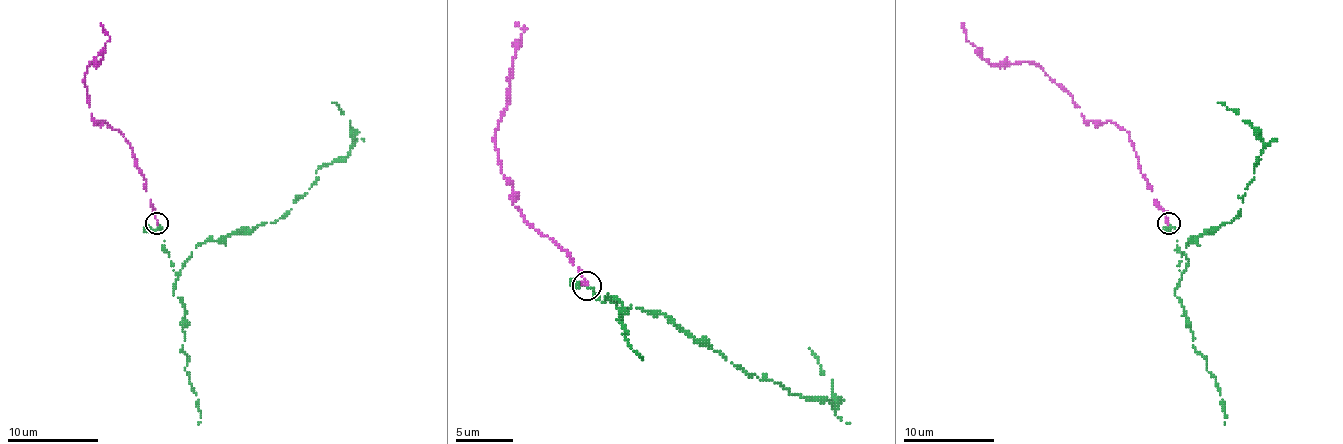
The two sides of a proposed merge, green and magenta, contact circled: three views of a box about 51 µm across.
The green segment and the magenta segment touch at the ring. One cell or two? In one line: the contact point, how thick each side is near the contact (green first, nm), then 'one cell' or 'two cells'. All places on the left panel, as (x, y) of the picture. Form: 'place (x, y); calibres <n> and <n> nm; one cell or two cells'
place (157, 223); calibres 170 and 180 nm; one cell

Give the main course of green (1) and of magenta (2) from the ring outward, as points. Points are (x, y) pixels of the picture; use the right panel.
1: (1168, 222), (1177, 231), (1181, 272), (1190, 240), (1238, 216), (1263, 143), (1238, 114), (1218, 102)
2: (1168, 222), (1125, 129), (1082, 116), (1068, 93), (1027, 61), (989, 64), (966, 39), (961, 23)

